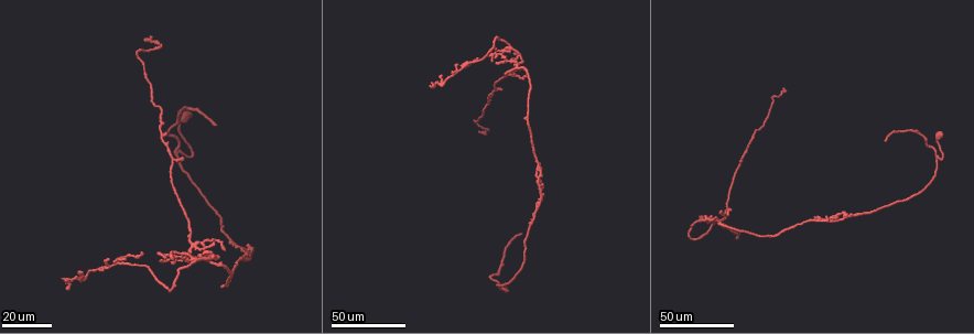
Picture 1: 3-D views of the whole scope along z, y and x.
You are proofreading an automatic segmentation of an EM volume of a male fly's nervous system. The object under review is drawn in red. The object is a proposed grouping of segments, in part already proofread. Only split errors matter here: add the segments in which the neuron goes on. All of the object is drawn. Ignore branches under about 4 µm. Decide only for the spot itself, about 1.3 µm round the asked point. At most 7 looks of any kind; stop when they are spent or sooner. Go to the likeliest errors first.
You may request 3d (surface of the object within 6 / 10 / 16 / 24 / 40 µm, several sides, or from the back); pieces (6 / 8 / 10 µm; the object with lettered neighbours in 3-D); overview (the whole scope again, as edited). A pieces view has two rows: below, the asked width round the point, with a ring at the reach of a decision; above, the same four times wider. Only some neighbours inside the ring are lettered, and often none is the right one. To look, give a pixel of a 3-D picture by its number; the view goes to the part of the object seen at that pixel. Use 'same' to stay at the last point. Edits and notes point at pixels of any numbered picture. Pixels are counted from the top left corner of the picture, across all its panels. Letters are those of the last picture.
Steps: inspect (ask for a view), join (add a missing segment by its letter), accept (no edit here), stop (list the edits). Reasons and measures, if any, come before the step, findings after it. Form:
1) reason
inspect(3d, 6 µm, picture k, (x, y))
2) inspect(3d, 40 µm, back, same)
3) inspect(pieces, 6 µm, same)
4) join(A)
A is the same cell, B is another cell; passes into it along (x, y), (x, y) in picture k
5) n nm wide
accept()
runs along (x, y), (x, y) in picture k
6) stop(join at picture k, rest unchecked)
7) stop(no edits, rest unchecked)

an open end
inspect(3d, 40 µm, picture 1, (885, 142))

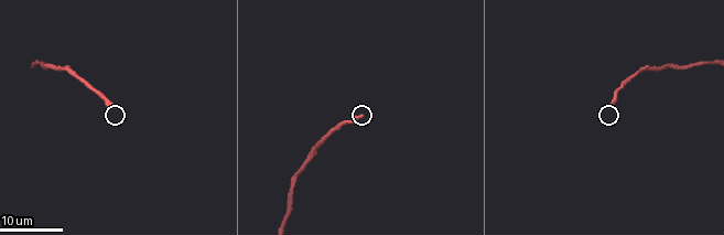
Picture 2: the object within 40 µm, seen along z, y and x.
inspect(pieces, 8 µm, picture 2, (609, 107))

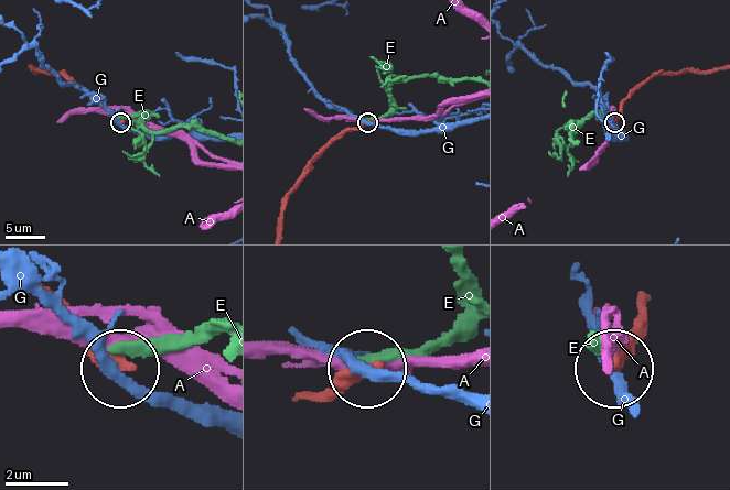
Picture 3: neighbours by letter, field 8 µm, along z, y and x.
accept()
A, E and G are other cells; runs along (301, 398), (341, 390), (362, 373) in picture 3; no lettered segment goes on from it

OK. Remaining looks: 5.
long arm stops here
inspect(3d, 40 µm, picture 1, (64, 277))

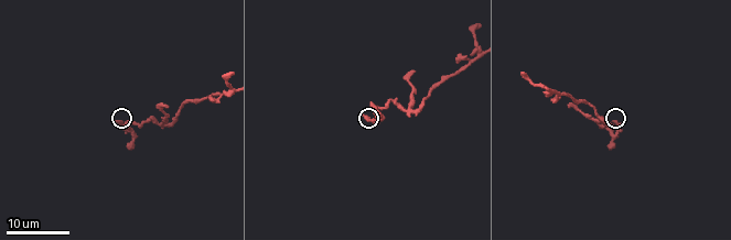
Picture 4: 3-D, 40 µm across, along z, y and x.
inspect(pieces, 10 µm, picture 4, (365, 115))

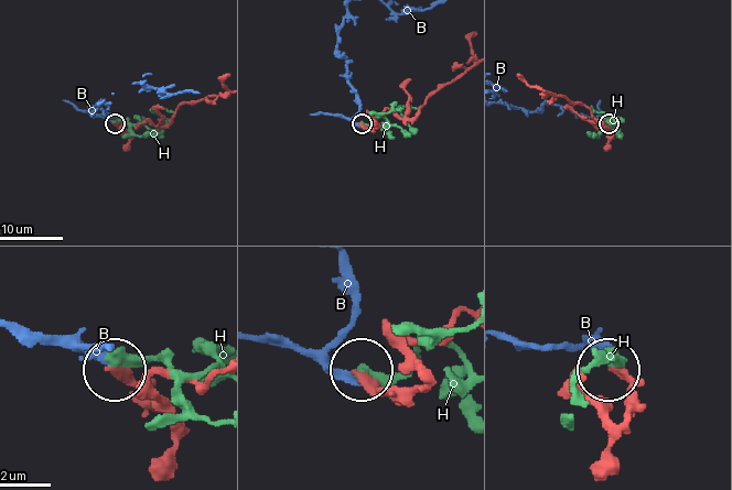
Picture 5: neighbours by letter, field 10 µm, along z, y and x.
260 nm wide
accept()
B and H are other cells; runs along (427, 101), (413, 117), (387, 109), (362, 124) in picture 5; none of them fits

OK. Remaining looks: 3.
tapers out
inspect(3d, 24 µm, picture 1, (245, 250))

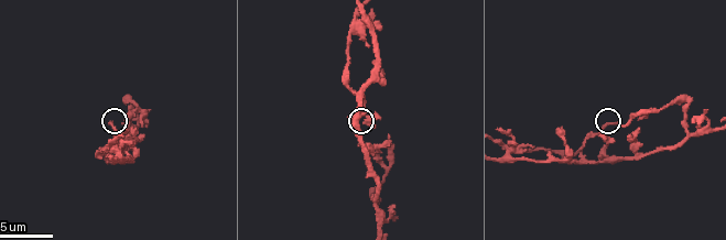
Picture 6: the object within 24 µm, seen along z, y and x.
inspect(pieces, 10 µm, picture 6, (618, 121))

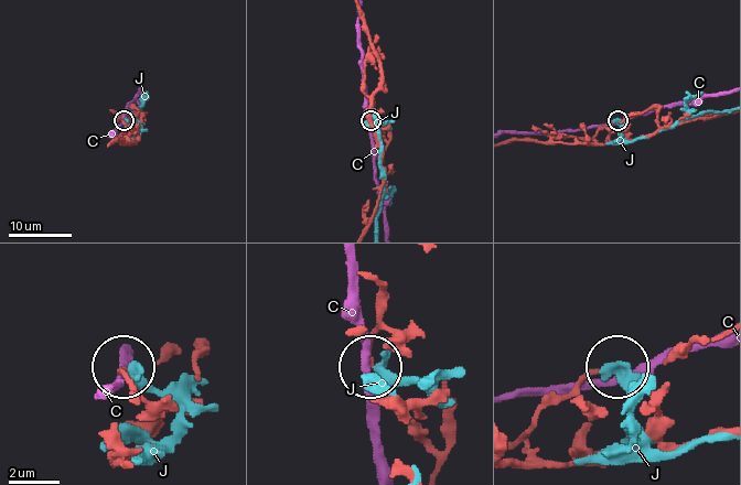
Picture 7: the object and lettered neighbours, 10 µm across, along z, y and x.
accept()
C and J are other cells; none of them fits

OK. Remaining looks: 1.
stop(no edits, rest unchecked)

